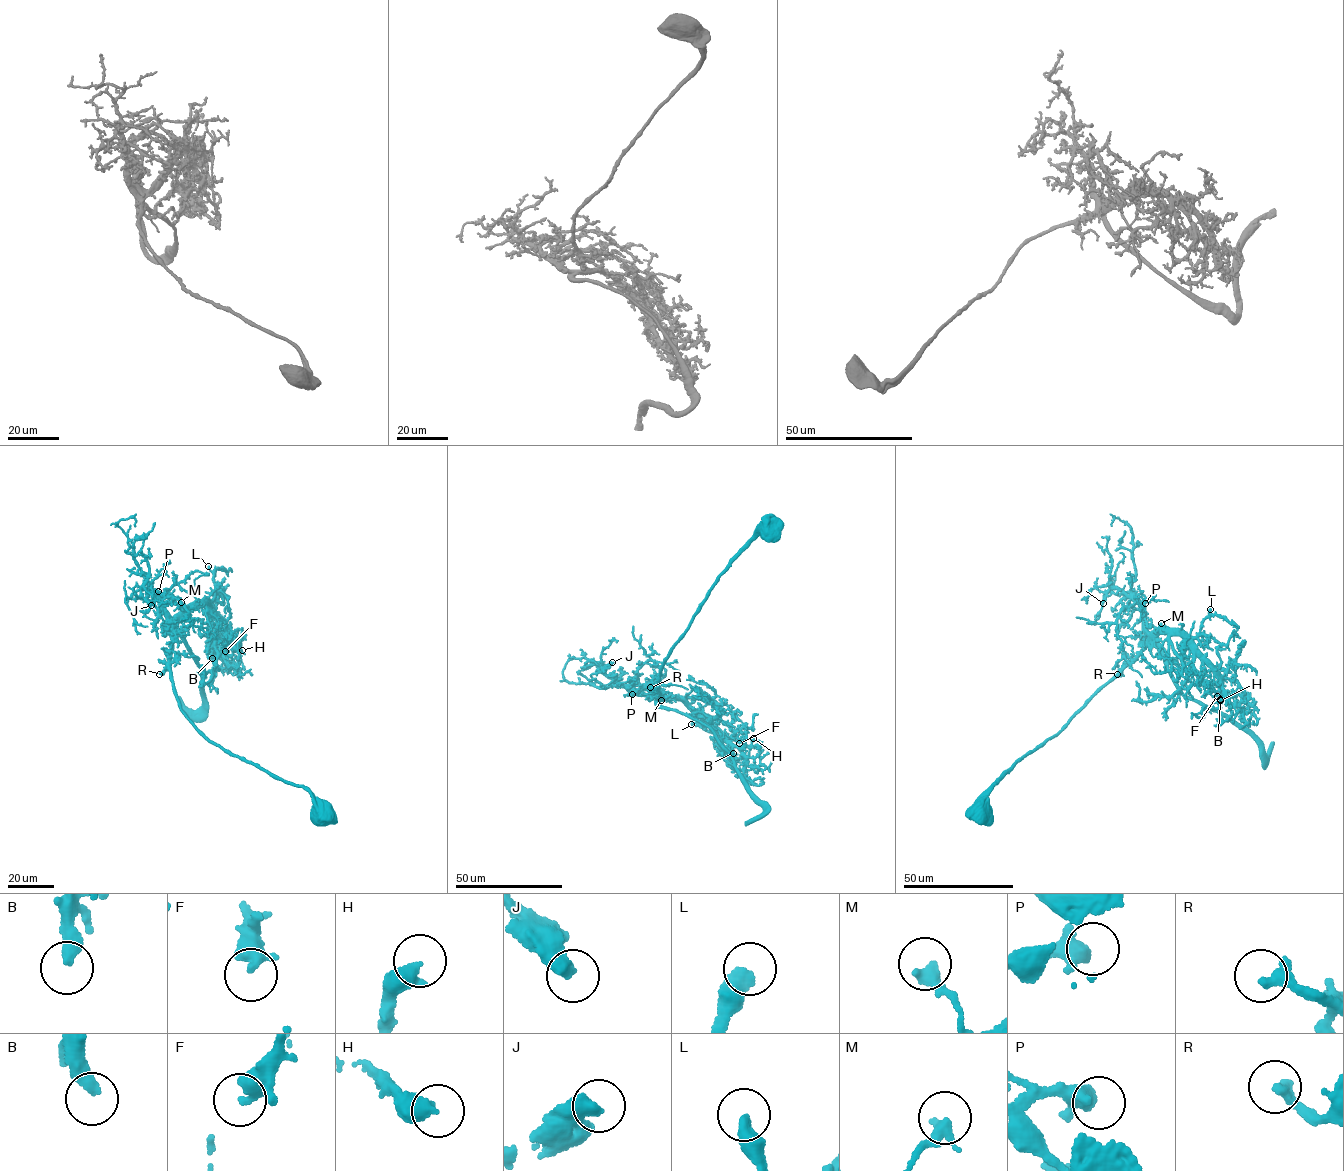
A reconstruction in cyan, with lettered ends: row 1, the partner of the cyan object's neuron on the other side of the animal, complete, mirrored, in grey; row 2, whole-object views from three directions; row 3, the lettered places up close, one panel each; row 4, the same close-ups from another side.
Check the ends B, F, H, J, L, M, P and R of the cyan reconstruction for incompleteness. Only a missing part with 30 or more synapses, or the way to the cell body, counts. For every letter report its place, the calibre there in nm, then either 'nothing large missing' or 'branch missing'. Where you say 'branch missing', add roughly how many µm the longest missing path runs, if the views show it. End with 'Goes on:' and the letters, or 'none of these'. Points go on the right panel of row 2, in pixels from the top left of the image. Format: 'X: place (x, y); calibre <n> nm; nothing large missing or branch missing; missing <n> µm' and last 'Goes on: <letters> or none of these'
B: place (1220, 699); calibre 400 nm; nothing large missing
F: place (1217, 696); calibre 400 nm; nothing large missing
H: place (1220, 700); calibre 500 nm; nothing large missing
J: place (1103, 603); calibre 480 nm; branch missing; missing 10 µm
L: place (1210, 609); calibre 440 nm; nothing large missing
M: place (1161, 623); calibre 380 nm; nothing large missing
P: place (1145, 603); calibre 550 nm; nothing large missing
R: place (1117, 674); calibre 320 nm; nothing large missing
Goes on: J

